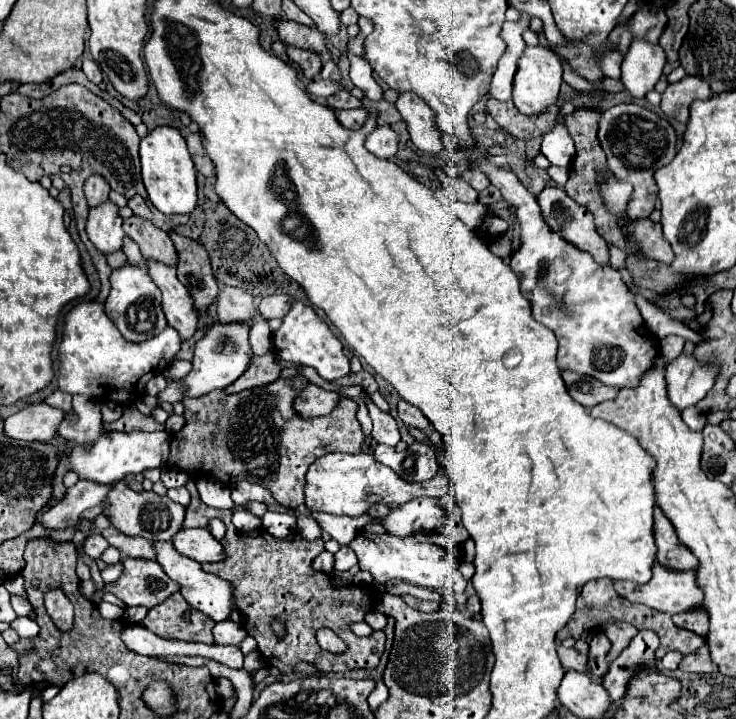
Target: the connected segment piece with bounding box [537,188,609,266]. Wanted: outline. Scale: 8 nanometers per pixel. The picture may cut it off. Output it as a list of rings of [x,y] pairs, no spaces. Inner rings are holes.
[[[545,188],[545,190],[539,194],[537,202],[539,202],[541,212],[543,212],[543,218],[545,218],[545,222],[547,222],[547,226],[549,226],[551,230],[555,230],[557,234],[561,234],[563,240],[569,242],[569,244],[573,244],[575,248],[579,248],[579,250],[583,250],[583,252],[589,252],[599,266],[609,266],[609,246],[607,246],[607,242],[599,236],[599,232],[595,230],[593,214],[591,214],[587,208],[583,208],[583,206],[577,204],[573,198],[569,198],[567,192],[561,190],[561,188]]]

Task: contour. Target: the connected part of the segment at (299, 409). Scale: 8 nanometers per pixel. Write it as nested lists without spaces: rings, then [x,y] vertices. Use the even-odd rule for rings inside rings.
[[[307,384],[295,398],[295,412],[301,418],[329,414],[337,406],[339,398],[341,396],[337,392],[329,392],[315,384]]]

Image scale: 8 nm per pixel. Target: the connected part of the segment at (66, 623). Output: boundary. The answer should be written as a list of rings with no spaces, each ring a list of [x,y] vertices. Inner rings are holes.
[[[52,589],[47,592],[45,606],[47,606],[47,614],[51,616],[55,626],[59,630],[67,632],[71,628],[71,622],[73,622],[73,604],[65,598],[61,589]]]

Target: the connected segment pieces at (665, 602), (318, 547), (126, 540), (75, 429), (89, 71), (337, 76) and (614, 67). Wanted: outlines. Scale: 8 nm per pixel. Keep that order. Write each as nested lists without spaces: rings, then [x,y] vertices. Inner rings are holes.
[[[655,564],[651,582],[615,582],[615,590],[631,602],[651,606],[671,616],[705,608],[703,590],[697,584],[697,574],[671,574],[671,570],[663,570],[659,564]]]
[[[195,480],[187,484],[191,492],[191,504],[187,506],[187,528],[209,528],[211,518],[219,518],[227,526],[227,536],[223,542],[227,550],[227,562],[203,564],[203,570],[227,580],[233,586],[233,600],[243,616],[243,628],[257,640],[259,652],[263,654],[267,666],[279,668],[281,674],[291,674],[297,662],[313,662],[325,674],[343,674],[353,668],[375,668],[385,650],[385,634],[373,632],[369,638],[359,638],[349,630],[349,622],[361,622],[365,614],[373,608],[373,588],[345,586],[335,588],[331,578],[323,572],[311,570],[312,560],[325,550],[324,541],[307,542],[297,532],[279,540],[269,532],[255,530],[247,534],[235,532],[231,522],[231,510],[211,508],[201,502],[195,488]],[[283,618],[287,624],[287,636],[283,640],[275,638],[271,632],[271,620]],[[319,628],[331,628],[339,638],[345,640],[349,650],[345,654],[331,654],[319,648],[315,632]]]
[[[107,528],[103,532],[105,540],[121,550],[121,556],[131,556],[131,558],[147,558],[147,560],[155,560],[155,548],[151,544],[151,540],[143,540],[143,538],[131,538],[127,534],[119,534],[119,530],[115,528]]]
[[[75,396],[73,406],[75,406],[79,420],[77,422],[63,420],[57,428],[57,434],[67,440],[79,442],[79,444],[93,444],[105,432],[105,428],[101,424],[99,400],[87,398],[87,396]]]
[[[85,58],[83,60],[83,72],[85,72],[85,76],[93,82],[93,84],[99,84],[101,82],[101,70],[99,70],[99,66],[97,66],[97,62],[95,60],[91,60],[91,58]]]
[[[329,60],[329,62],[323,64],[323,70],[321,70],[320,75],[321,78],[325,78],[325,80],[341,82],[341,72],[339,72],[339,68],[337,68],[337,64],[335,64],[333,60]]]
[[[609,52],[607,56],[603,56],[601,58],[603,74],[609,78],[619,78],[621,76],[621,60],[623,60],[623,56],[619,52]]]

